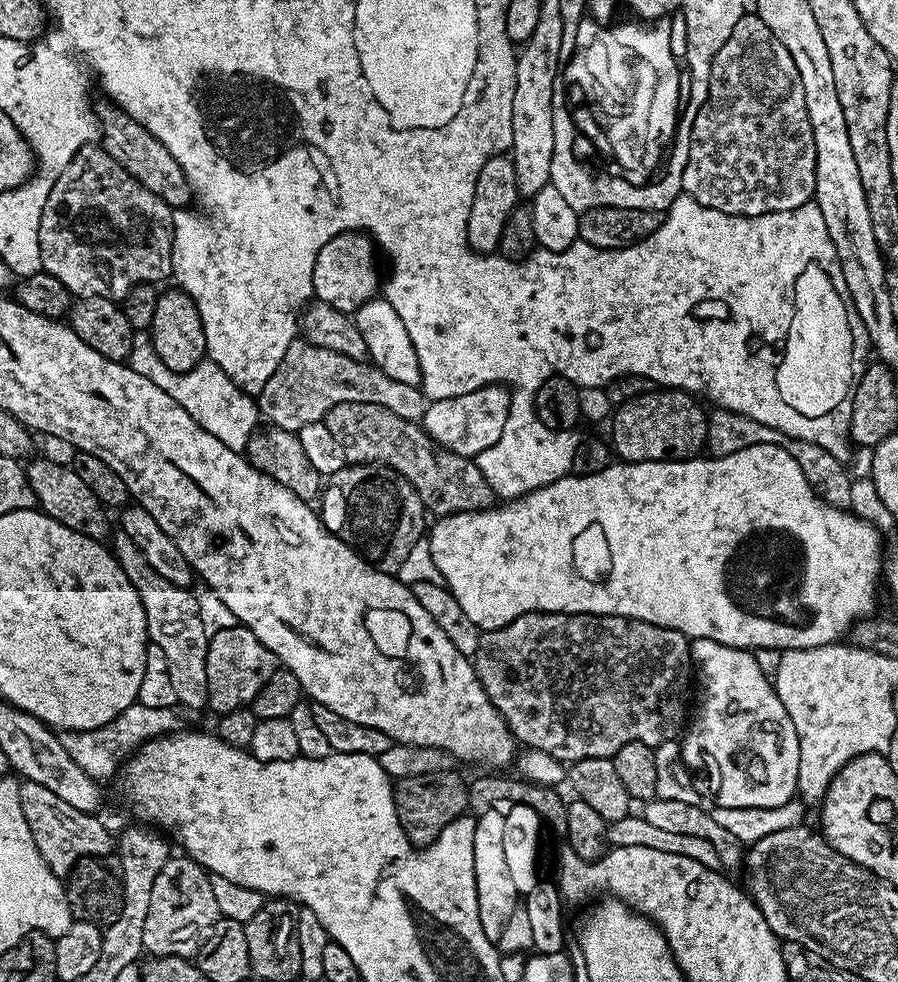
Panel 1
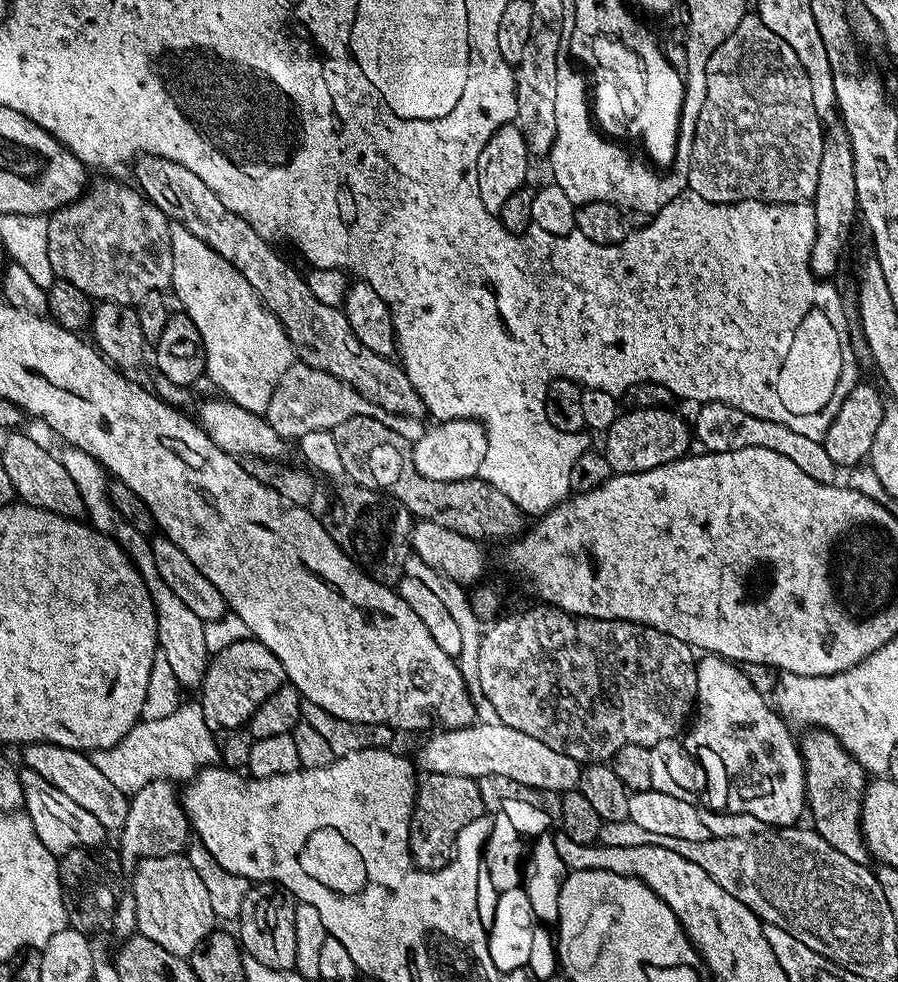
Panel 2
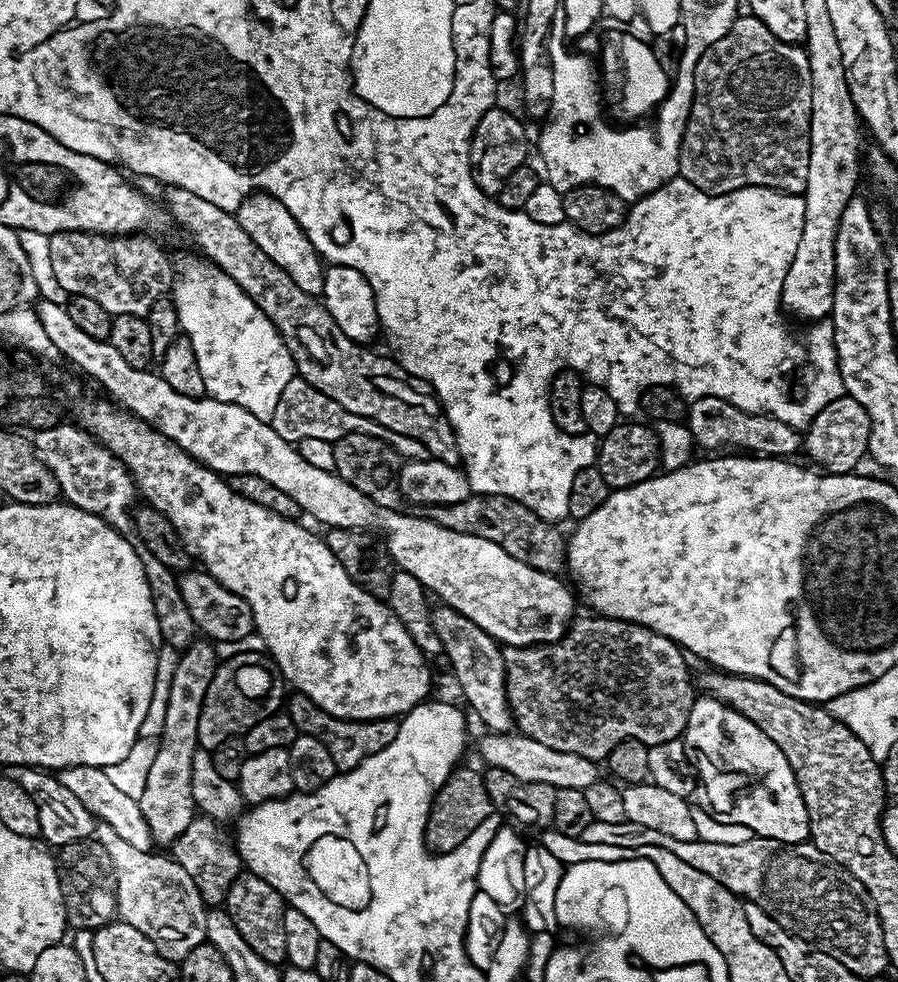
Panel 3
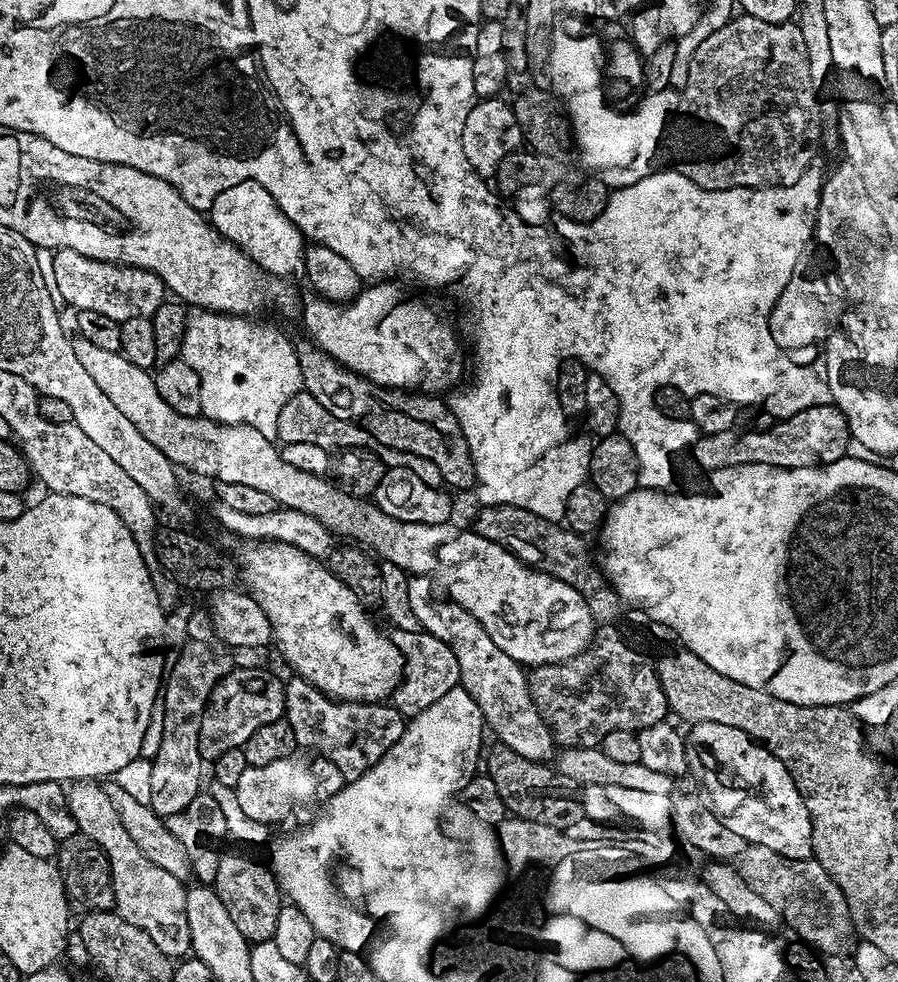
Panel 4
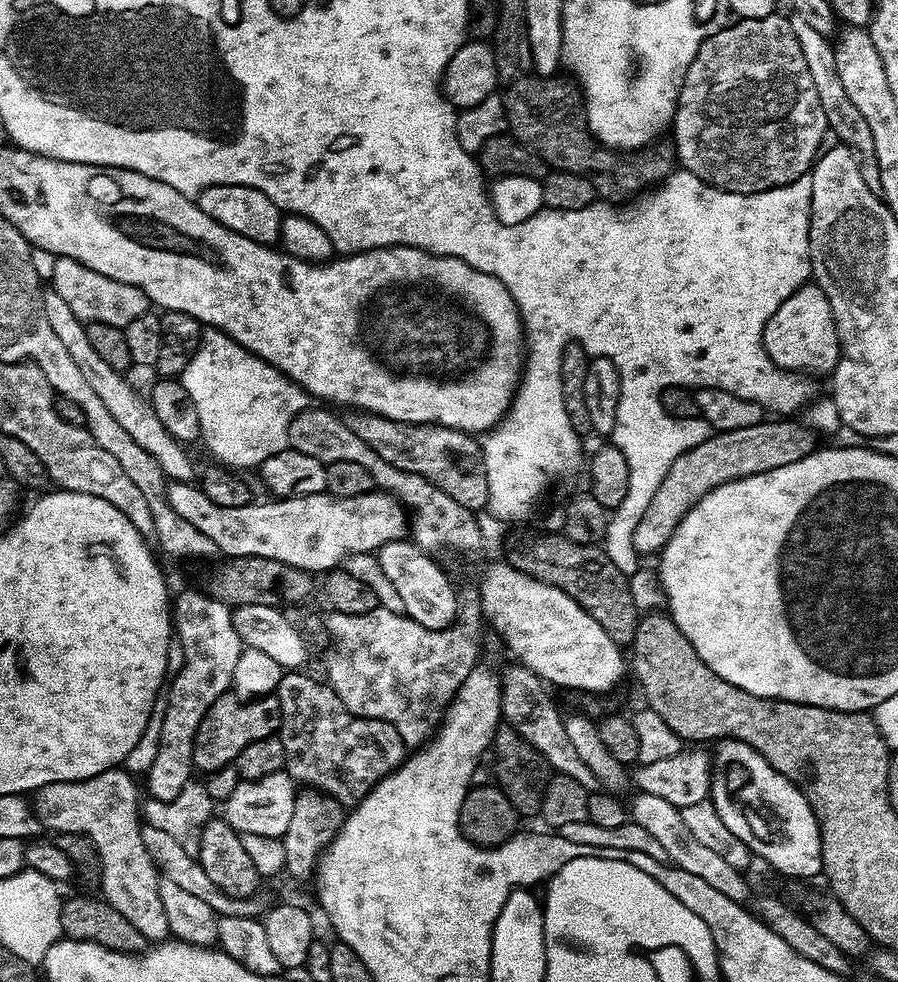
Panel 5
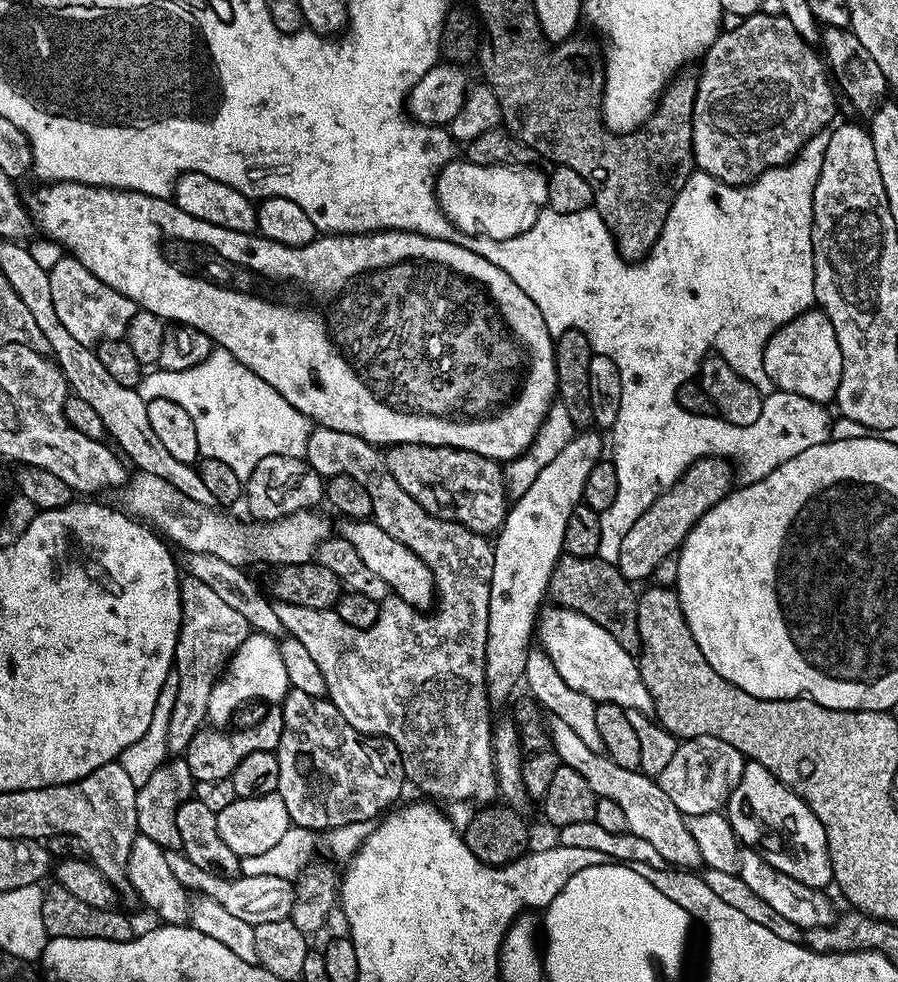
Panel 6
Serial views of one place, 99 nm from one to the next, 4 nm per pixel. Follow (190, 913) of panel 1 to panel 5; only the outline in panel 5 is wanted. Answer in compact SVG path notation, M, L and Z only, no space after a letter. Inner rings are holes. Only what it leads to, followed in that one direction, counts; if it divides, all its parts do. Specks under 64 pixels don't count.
M117 766L85 780L54 782L35 793L34 811L41 825L53 828L53 833L73 832L92 839L100 855L98 884L104 887L103 899L141 932L145 941L160 942L169 935L160 893L162 877L142 842L142 804L136 801L136 784L132 780L133 773Z

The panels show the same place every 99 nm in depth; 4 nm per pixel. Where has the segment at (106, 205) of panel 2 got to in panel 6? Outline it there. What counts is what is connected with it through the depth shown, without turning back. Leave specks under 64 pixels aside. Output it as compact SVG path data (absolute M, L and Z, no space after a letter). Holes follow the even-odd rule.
M71 255L64 257L48 268L50 278L50 298L54 298L54 312L58 320L78 342L95 346L104 340L118 340L130 326L130 318L137 312L136 303L126 294L118 294L114 286L106 286L102 278L94 278L82 262L72 259Z

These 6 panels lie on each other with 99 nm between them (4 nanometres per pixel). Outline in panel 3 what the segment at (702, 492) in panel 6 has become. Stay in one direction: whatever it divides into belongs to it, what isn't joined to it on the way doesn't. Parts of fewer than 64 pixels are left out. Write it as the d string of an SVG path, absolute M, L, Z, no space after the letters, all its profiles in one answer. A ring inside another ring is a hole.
M847 394L832 400L811 420L802 436L803 451L808 451L811 463L817 469L833 476L847 476L855 473L860 459L868 456L870 442L870 414L857 402L853 396Z

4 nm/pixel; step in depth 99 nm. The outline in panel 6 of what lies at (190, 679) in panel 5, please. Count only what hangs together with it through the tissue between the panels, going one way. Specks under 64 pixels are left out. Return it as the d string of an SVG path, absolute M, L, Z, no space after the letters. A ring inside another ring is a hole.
M190 575L180 581L180 633L176 643L174 678L178 682L178 698L174 698L174 711L170 714L168 750L173 757L183 757L194 734L205 727L210 706L210 694L220 679L228 661L246 642L250 629L246 618L238 614L215 590Z

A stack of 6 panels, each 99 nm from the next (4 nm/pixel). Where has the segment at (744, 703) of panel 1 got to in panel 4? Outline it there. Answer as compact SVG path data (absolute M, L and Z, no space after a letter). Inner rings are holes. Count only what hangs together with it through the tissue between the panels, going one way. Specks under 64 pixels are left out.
M702 722L701 724L691 725L687 729L685 744L687 746L688 767L691 773L700 772L702 784L705 788L703 791L711 804L711 809L715 816L728 830L738 834L751 845L758 844L766 846L767 849L772 849L775 852L782 854L784 857L794 858L795 860L810 860L813 859L812 854L812 816L806 810L802 794L798 790L798 786L794 782L794 778L790 778L790 774L786 770L786 766L782 766L782 762L769 748L764 747L758 740L752 740L742 730L734 730L734 726L724 726L722 722Z

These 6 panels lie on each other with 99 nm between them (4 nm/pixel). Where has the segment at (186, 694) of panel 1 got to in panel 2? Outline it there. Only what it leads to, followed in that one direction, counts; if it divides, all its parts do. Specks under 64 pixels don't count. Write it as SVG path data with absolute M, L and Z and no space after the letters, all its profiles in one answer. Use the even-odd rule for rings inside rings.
M64 446L61 449L58 452L60 461L62 466L66 466L66 474L74 478L74 486L78 486L78 494L82 494L87 523L103 536L111 536L119 544L125 556L138 570L146 590L152 596L152 605L156 615L158 651L166 654L166 659L170 661L170 667L174 670L174 678L178 678L181 689L199 689L210 659L210 654L206 650L204 621L198 618L198 614L194 614L194 610L190 610L190 606L183 604L182 598L178 598L178 594L174 594L174 590L170 590L166 582L162 582L162 574L158 574L158 566L154 562L149 537L139 532L134 526L130 526L130 522L122 519L118 510L112 508L111 502L108 501L109 473L104 471L102 465L93 456L86 454L86 450L78 450L71 446Z

